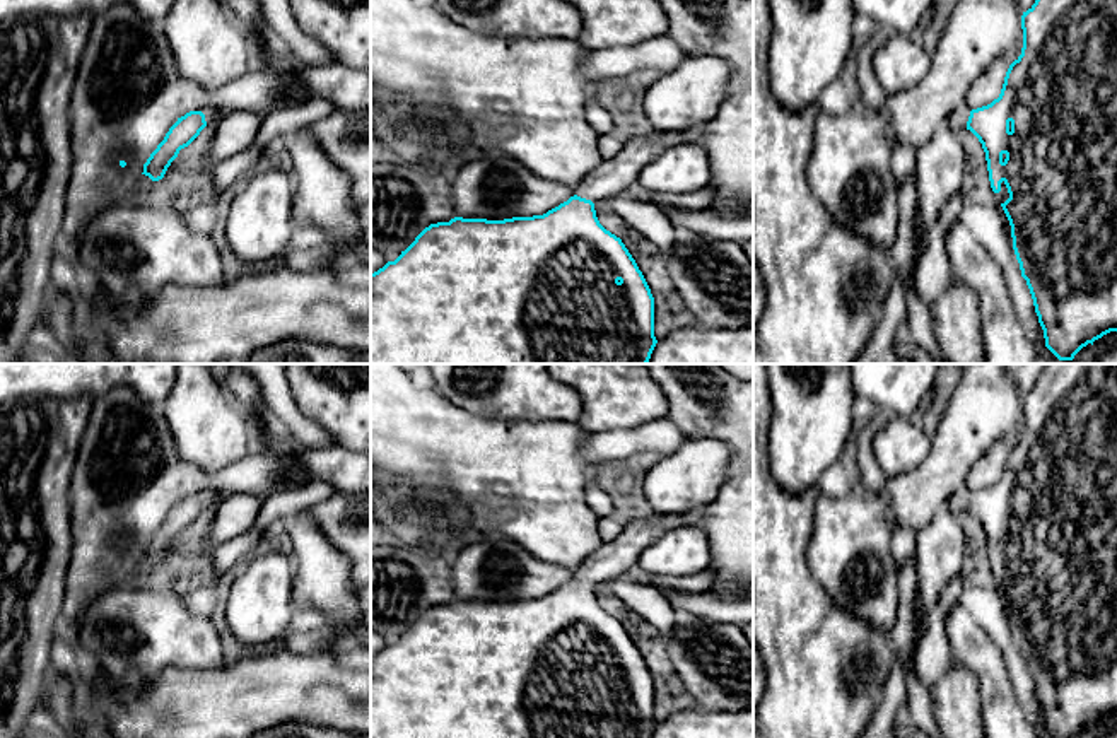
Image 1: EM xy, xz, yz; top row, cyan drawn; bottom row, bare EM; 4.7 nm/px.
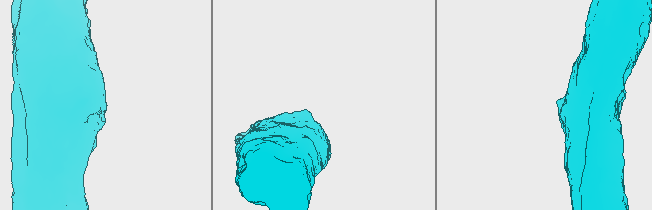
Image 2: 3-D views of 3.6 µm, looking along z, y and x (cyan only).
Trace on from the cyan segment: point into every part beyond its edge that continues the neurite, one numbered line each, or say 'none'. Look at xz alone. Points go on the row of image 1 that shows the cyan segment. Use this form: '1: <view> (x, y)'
1: xz (617, 175)

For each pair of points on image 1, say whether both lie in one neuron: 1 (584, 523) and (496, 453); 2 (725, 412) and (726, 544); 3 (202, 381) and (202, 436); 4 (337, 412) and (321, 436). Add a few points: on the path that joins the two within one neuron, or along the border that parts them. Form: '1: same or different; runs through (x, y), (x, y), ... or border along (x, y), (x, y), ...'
1: same; runs through (562, 520), (518, 475)
2: same; runs through (735, 445), (735, 511)
3: same; runs through (202, 395), (202, 422)
4: different; border along (296, 402), (296, 407), (320, 424), (335, 443)

